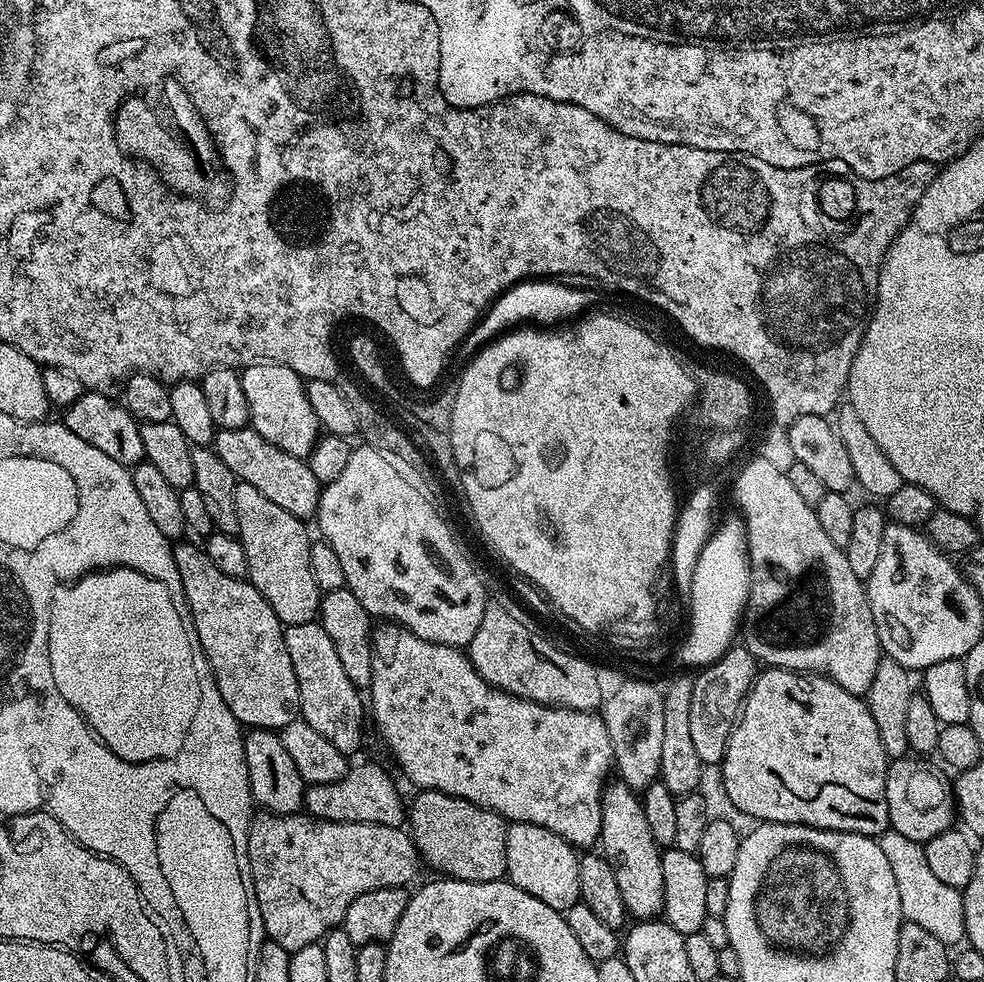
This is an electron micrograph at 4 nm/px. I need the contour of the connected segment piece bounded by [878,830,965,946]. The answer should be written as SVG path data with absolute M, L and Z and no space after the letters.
M889 830L879 836L878 843L882 854L886 854L886 862L890 862L890 870L894 870L894 882L898 882L898 902L902 902L904 920L914 922L914 926L922 926L929 934L934 934L938 942L949 946L959 945L965 939L963 891L946 886L946 882L930 871L921 841Z

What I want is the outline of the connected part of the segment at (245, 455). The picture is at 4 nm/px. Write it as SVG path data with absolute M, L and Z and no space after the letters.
M251 426L238 430L219 429L212 448L236 479L257 487L270 502L277 503L282 509L289 510L303 520L311 519L315 515L322 485L317 482L305 459L287 454L266 438L262 438Z

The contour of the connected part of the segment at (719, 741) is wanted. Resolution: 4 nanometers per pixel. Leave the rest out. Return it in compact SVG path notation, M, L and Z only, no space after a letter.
M732 646L713 664L695 673L690 694L690 738L705 766L719 765L723 761L724 748L757 675L758 661L743 646Z

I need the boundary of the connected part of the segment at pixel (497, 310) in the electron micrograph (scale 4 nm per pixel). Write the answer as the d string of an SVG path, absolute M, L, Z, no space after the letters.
M533 278L527 282L518 283L501 296L497 296L495 304L484 313L476 327L464 337L462 352L465 352L465 357L475 356L485 344L497 339L513 326L524 326L529 322L536 326L556 326L587 313L591 309L588 308L592 304L591 294L584 288L571 288L568 284L571 283L553 282L548 278Z

